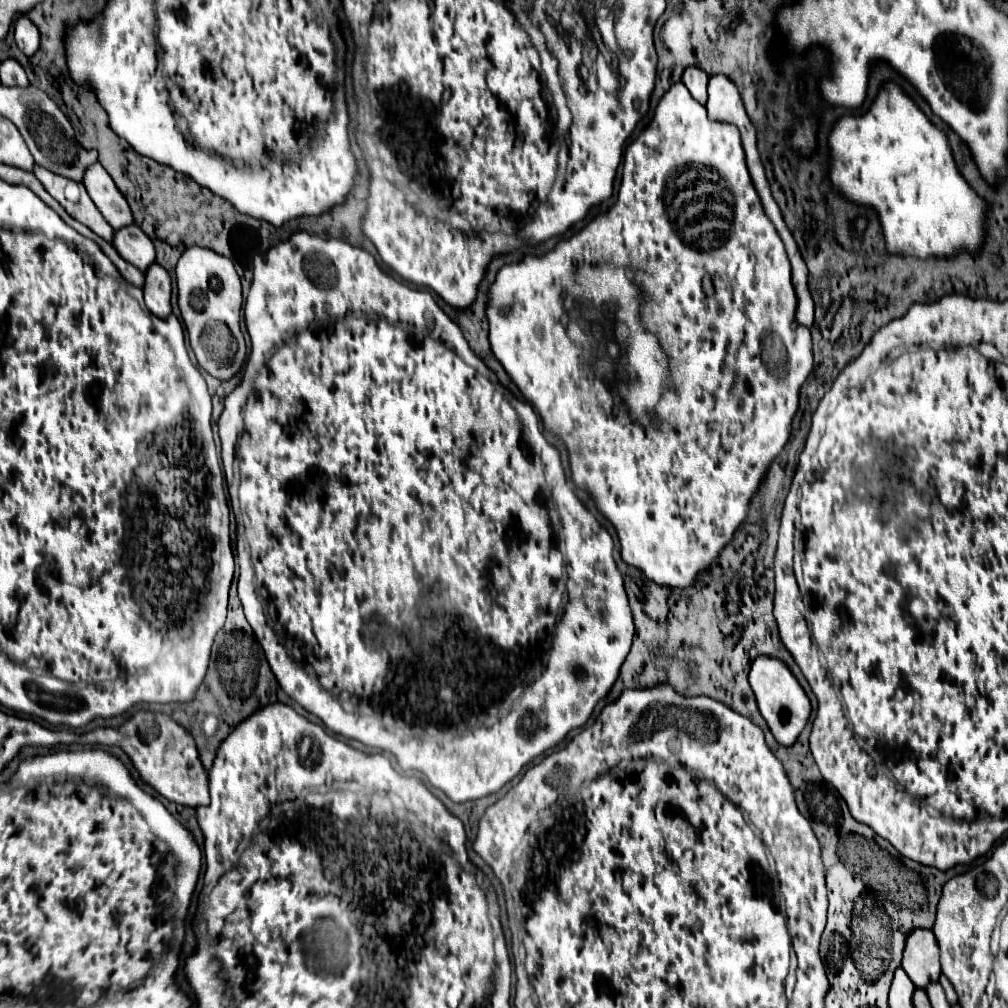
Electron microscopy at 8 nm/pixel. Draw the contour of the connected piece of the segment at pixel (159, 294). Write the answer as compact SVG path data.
M152 264L152 268L148 268L146 284L142 290L144 290L146 306L152 314L160 318L168 318L172 314L172 306L170 306L172 284L168 272L160 268L160 264Z

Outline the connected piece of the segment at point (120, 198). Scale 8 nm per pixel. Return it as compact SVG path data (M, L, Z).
M96 162L94 166L90 166L86 170L84 186L86 186L90 198L94 200L94 204L98 206L98 210L104 214L108 224L112 224L114 230L124 228L126 224L134 224L132 210L128 208L124 194L120 190L116 190L114 180L108 176L108 172L104 170L104 166L100 162Z

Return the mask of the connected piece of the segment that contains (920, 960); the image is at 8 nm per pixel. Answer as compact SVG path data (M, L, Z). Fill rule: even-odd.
M916 930L906 940L902 968L916 984L916 988L928 988L928 984L940 978L940 948L932 930Z

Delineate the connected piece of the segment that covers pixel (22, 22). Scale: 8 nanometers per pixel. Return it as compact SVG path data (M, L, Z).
M26 16L18 18L18 22L14 26L14 38L26 56L36 54L36 48L40 46L40 32L38 32L36 24L32 24Z

